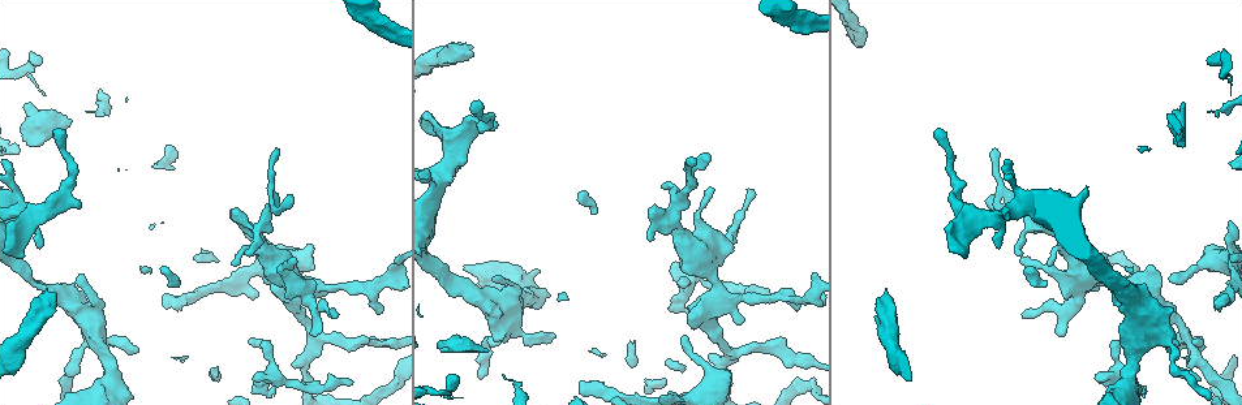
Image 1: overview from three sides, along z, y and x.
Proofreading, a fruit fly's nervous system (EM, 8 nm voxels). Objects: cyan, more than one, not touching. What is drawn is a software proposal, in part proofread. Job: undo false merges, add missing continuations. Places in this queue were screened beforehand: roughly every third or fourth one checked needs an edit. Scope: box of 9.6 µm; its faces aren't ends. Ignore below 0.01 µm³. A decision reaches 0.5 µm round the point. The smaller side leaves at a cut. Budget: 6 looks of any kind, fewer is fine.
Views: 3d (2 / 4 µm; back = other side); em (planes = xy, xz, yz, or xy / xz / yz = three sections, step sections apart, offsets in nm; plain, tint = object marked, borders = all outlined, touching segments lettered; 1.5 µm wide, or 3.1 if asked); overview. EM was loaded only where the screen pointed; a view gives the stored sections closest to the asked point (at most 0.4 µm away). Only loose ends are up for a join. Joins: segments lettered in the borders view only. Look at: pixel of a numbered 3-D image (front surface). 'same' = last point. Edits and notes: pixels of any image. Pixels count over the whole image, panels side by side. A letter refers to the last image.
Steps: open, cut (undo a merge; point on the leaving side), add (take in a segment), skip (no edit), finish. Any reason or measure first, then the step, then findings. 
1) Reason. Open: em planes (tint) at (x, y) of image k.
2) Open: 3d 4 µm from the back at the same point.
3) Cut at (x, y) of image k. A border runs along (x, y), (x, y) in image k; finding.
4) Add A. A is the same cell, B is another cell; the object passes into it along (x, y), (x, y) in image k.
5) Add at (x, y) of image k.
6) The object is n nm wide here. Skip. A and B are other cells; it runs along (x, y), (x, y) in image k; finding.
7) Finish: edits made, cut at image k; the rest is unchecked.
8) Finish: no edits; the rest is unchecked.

Branch stops here. Open: 3d 4 µm at (936, 132) of image 1.

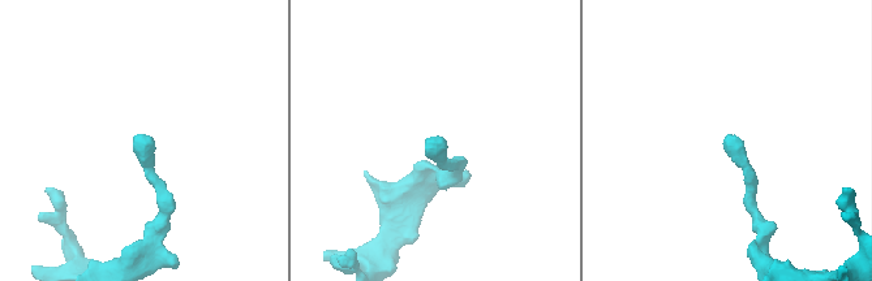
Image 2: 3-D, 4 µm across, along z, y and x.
Open: em planes (borders) at (137, 138) of image 2.

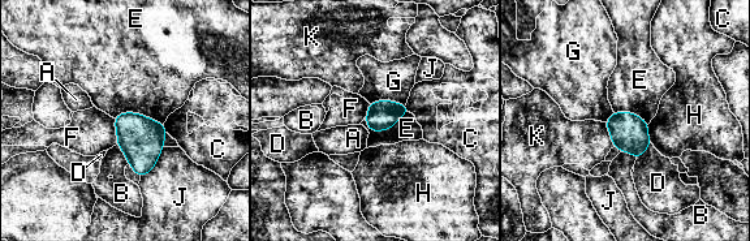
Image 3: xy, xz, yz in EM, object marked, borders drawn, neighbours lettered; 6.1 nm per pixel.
The object is 180 nm wide here. Skip. A, B, C, D, E, F, G, H, J and K are other cells; a border runs along (409, 112), (387, 129), (365, 124) in image 3; no lettered segment goes on from it.

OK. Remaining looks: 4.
Free end. Open: 3d 4 µm at (554, 333) of image 1.

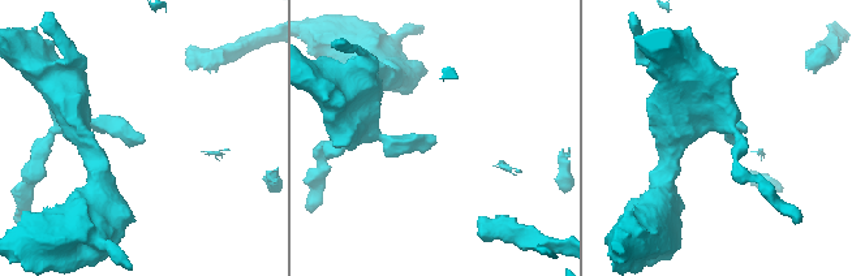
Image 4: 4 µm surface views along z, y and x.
Open: em yz step 4 (borders) at (725, 139) of image 4.

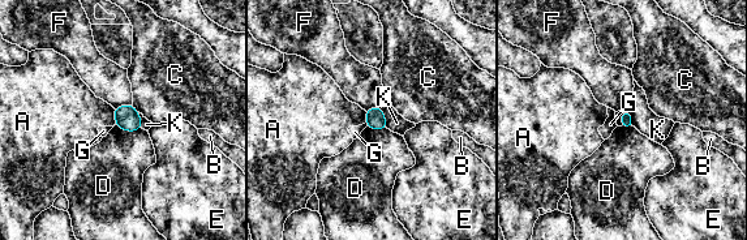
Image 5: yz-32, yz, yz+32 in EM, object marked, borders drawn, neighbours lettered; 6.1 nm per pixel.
Open: em planes (borders) at the same point.

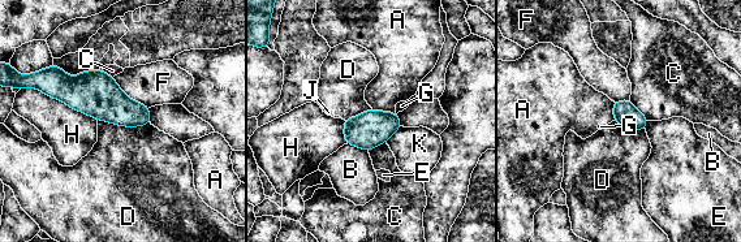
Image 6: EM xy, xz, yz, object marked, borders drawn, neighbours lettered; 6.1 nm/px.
Skip. A, B, C, D, E, F, G, H, J and K are other cells; a border runs along (98, 119), (126, 126), (150, 124) in image 6; none of them fits.

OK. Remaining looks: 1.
Finish: no edits; the rest is unchecked.

